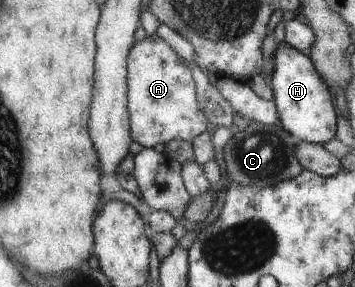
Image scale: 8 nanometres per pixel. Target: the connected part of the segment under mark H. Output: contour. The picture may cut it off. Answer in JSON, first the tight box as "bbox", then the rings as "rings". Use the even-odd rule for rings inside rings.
{"bbox":[268,41,337,144],"rings":[[[281,41],[272,55],[272,64],[268,82],[273,92],[272,100],[276,107],[278,123],[298,140],[319,144],[331,141],[335,135],[337,114],[333,94],[317,75],[310,58]]]}

